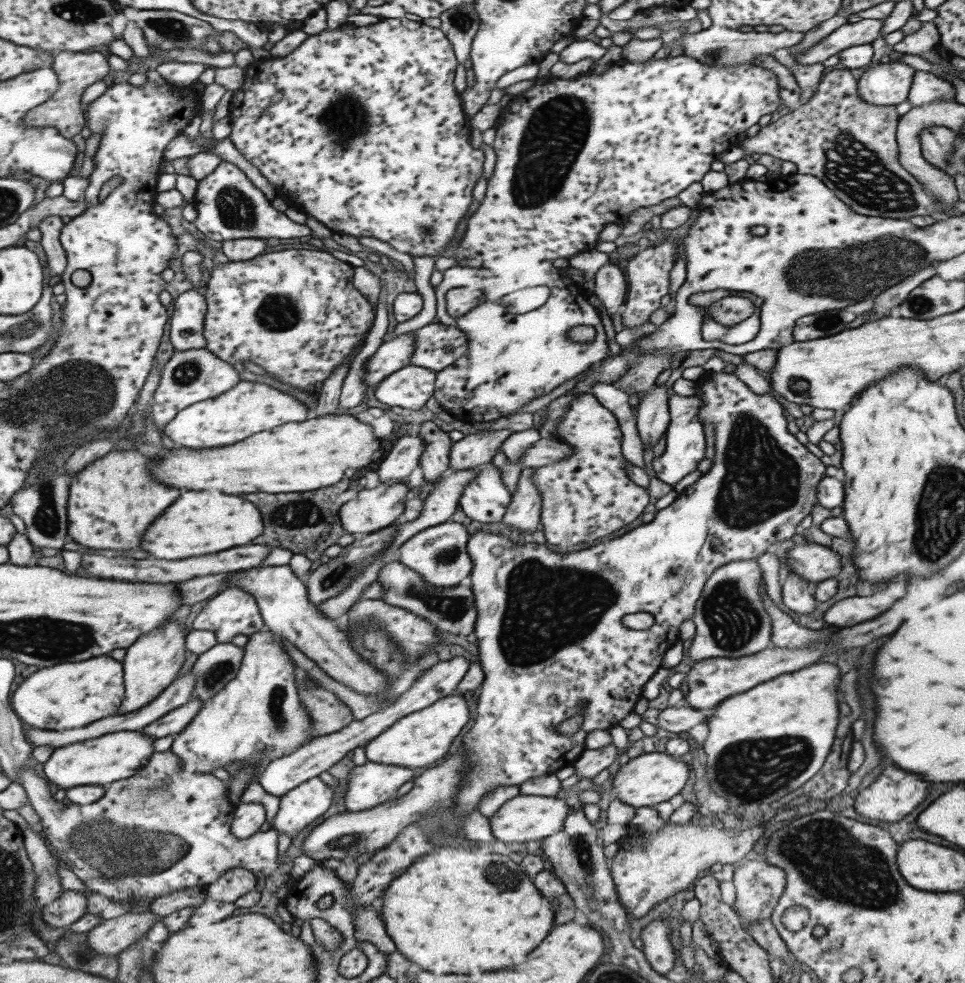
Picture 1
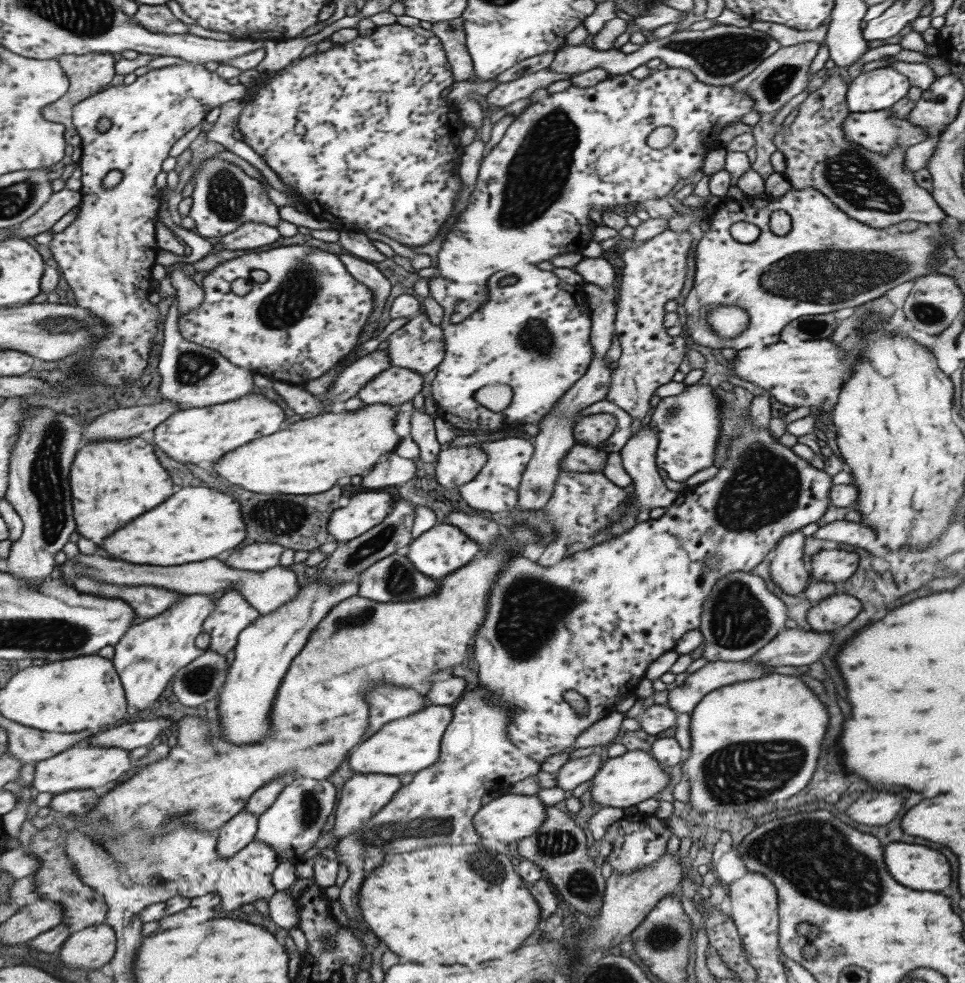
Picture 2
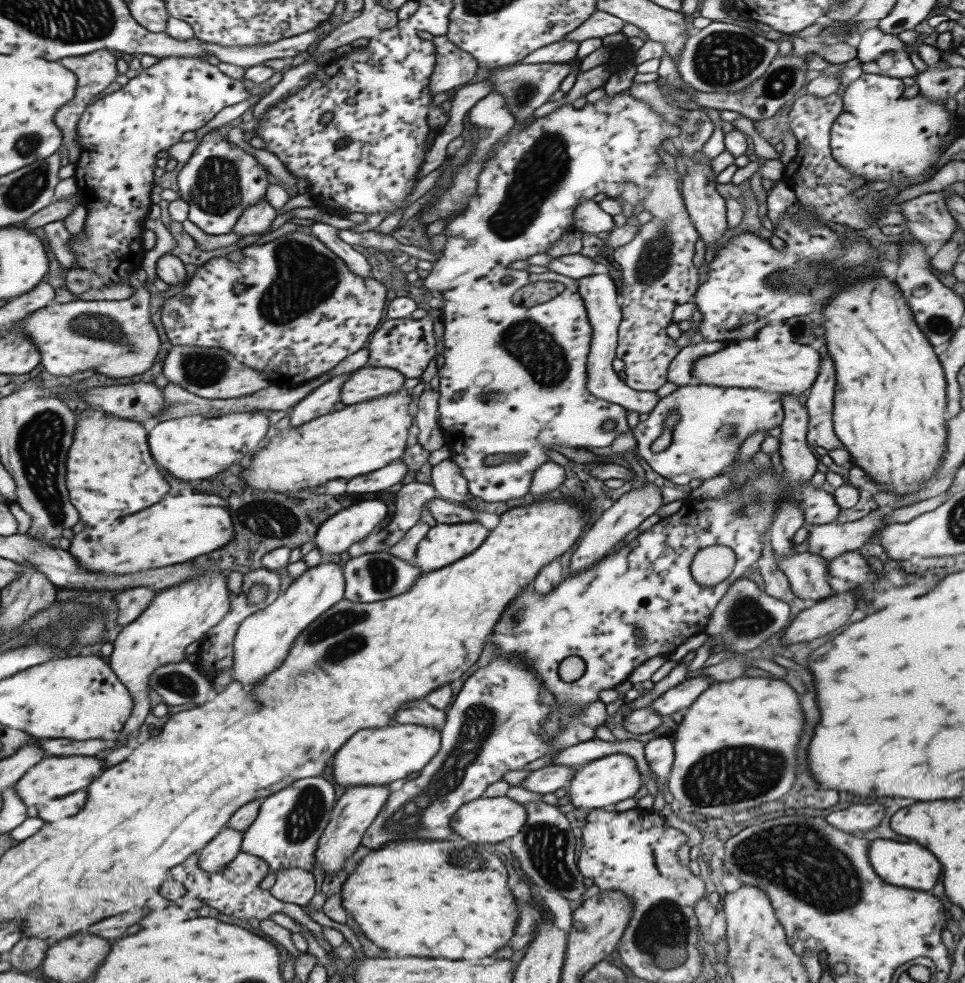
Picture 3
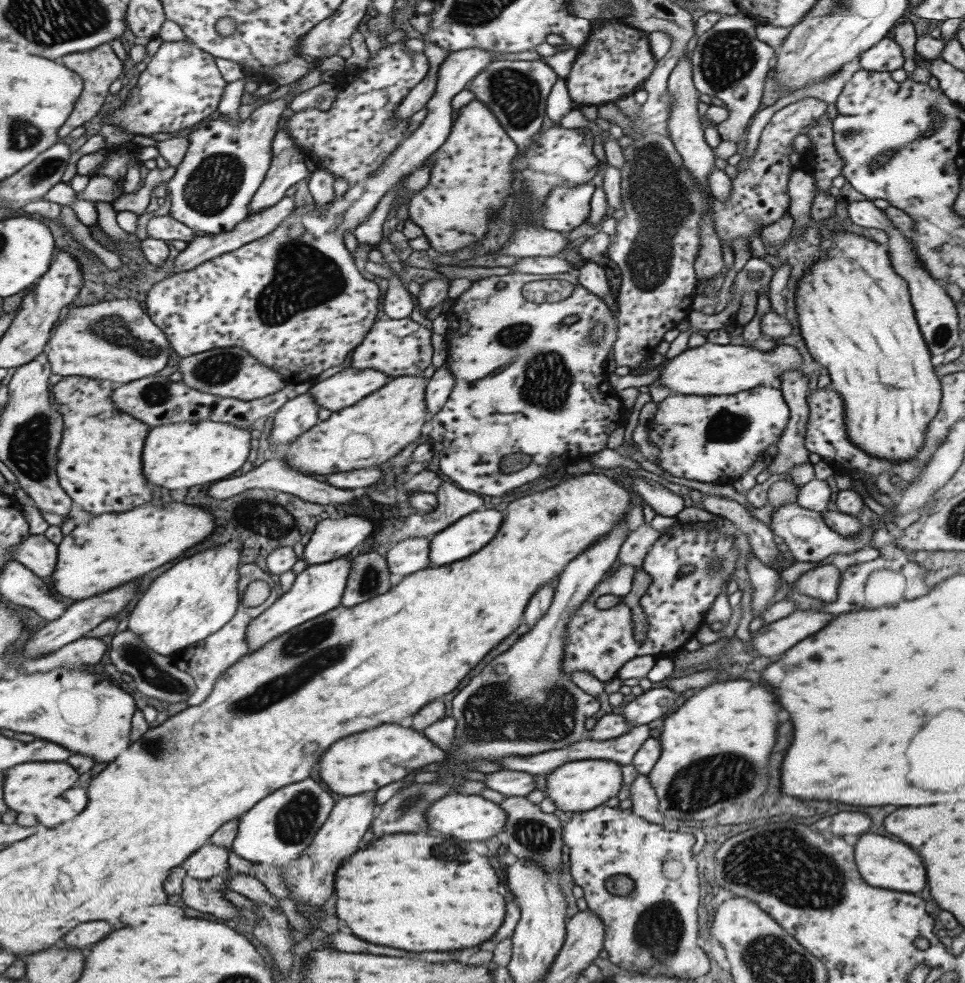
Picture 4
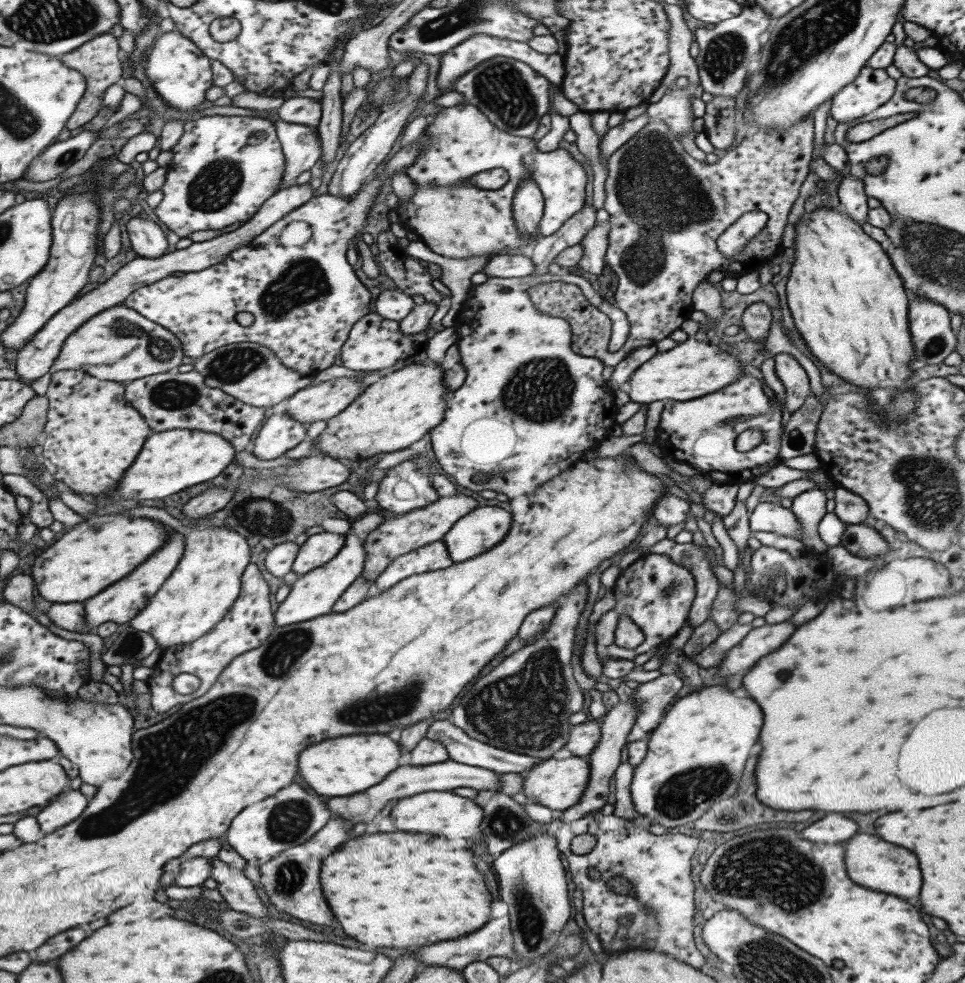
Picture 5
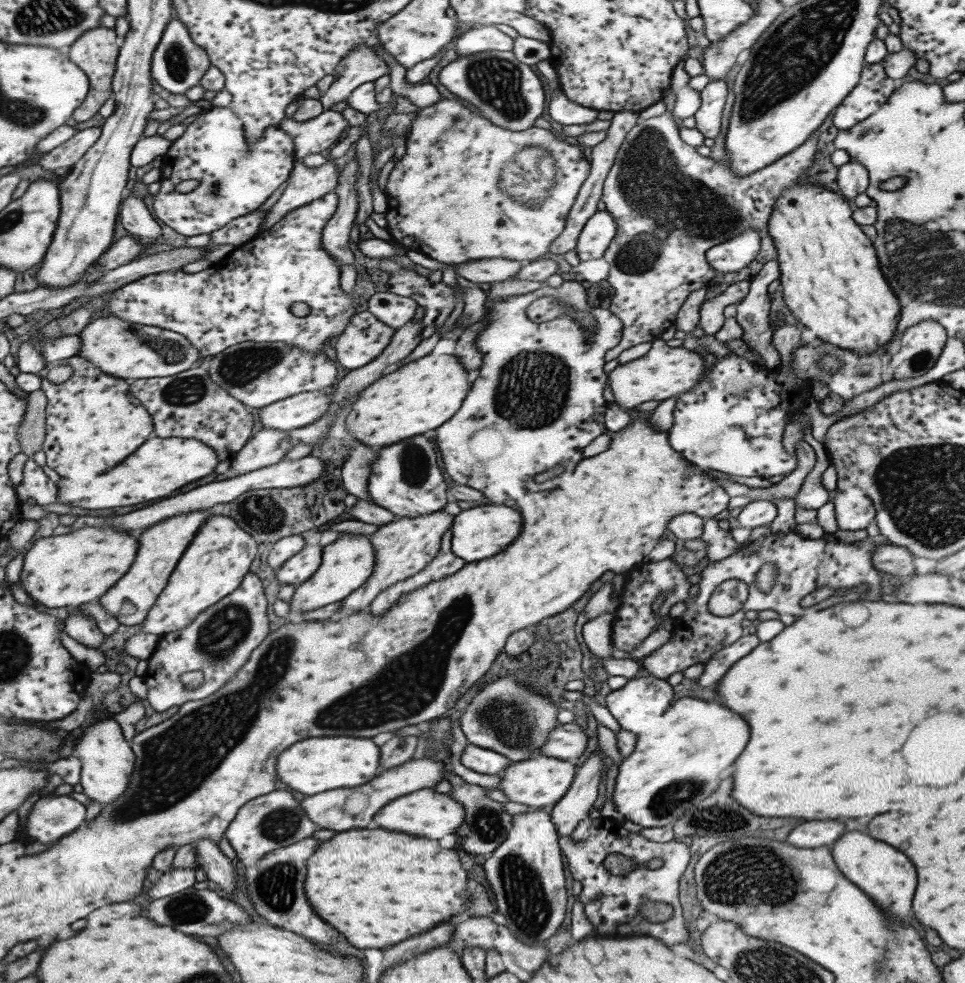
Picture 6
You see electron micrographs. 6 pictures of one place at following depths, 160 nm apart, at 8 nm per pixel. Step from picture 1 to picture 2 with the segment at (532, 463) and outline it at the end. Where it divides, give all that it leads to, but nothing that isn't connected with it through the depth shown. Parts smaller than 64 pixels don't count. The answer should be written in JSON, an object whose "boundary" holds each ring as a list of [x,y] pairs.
{"boundary":[[[576,443],[563,458],[560,458],[560,470],[592,472],[605,466],[606,453],[599,448]]]}

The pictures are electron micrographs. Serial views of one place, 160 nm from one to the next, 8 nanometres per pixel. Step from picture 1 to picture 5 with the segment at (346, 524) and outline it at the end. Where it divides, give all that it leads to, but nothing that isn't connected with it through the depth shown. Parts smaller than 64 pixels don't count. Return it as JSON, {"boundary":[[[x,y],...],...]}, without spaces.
{"boundary":[[[323,531],[308,536],[306,541],[298,546],[297,554],[290,566],[291,572],[301,577],[310,570],[328,563],[343,546],[344,535]]]}

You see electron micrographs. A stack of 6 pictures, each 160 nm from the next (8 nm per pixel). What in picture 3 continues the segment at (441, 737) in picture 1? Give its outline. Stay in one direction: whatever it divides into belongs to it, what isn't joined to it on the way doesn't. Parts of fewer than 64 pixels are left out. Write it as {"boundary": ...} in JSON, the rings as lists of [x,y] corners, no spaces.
{"boundary":[[[397,723],[375,730],[357,730],[336,751],[330,760],[333,780],[344,787],[388,785],[420,770],[438,753],[440,734],[436,728],[415,723]]]}

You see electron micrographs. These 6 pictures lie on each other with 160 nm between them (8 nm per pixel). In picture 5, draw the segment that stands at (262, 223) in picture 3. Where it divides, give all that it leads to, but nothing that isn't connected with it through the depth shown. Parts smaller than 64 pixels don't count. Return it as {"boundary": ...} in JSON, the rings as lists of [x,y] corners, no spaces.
{"boundary":[[[213,106],[206,108],[202,111],[204,116],[249,116],[257,117],[269,120],[273,127],[275,127],[276,138],[281,145],[281,150],[283,151],[283,160],[285,160],[285,165],[283,165],[283,175],[281,175],[280,183],[278,184],[278,190],[287,188],[293,184],[293,179],[297,178],[301,172],[309,170],[315,162],[321,157],[321,147],[320,140],[317,134],[317,129],[311,130],[303,124],[287,124],[280,120],[276,113],[267,111],[255,111],[254,109],[244,109],[240,107],[231,106]]]}

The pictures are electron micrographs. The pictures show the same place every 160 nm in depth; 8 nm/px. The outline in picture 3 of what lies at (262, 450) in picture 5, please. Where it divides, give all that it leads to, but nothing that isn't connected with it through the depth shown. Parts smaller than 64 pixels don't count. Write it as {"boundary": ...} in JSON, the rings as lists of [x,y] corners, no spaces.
{"boundary":[[[349,374],[331,377],[327,382],[320,384],[300,401],[292,404],[288,410],[289,426],[301,426],[312,418],[331,412],[331,407],[339,401],[341,383],[349,378]]]}

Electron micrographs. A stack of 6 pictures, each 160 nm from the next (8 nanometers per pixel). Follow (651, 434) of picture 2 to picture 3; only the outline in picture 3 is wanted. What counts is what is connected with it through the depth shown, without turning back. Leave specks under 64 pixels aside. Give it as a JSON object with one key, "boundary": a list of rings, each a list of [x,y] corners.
{"boundary":[[[643,483],[639,489],[630,489],[627,493],[621,495],[611,507],[604,510],[595,519],[588,532],[583,532],[575,550],[570,554],[567,575],[573,575],[573,573],[579,573],[584,568],[589,568],[594,562],[609,554],[615,548],[617,542],[621,542],[628,534],[632,534],[645,518],[656,512],[661,504],[663,504],[661,495],[657,487],[651,483]]]}

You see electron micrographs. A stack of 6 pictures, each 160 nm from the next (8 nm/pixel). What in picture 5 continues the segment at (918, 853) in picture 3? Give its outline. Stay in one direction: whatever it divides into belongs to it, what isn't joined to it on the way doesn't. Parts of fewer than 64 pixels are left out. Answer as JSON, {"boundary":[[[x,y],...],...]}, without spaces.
{"boundary":[[[857,834],[847,840],[843,862],[845,862],[847,876],[863,888],[893,894],[899,898],[913,898],[919,894],[921,872],[915,854],[911,854],[909,850],[903,850],[899,846],[893,846],[869,834]]]}

